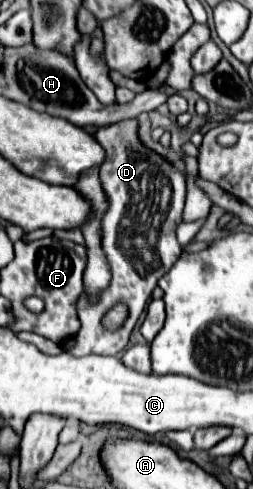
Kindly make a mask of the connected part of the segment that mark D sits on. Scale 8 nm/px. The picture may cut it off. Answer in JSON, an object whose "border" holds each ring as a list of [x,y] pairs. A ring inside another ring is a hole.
{"border":[[[128,119],[128,121],[120,121],[116,125],[110,125],[110,127],[100,127],[94,135],[94,139],[106,149],[106,159],[100,167],[100,177],[102,177],[104,191],[110,199],[110,209],[108,209],[106,217],[102,219],[102,247],[104,247],[104,253],[110,261],[114,281],[110,283],[110,289],[106,289],[106,293],[102,293],[100,305],[86,305],[86,295],[82,293],[82,297],[78,301],[78,317],[80,317],[82,329],[78,331],[76,345],[70,351],[76,357],[120,355],[124,351],[124,347],[128,345],[130,333],[132,333],[138,317],[142,315],[146,301],[152,295],[158,279],[178,261],[178,255],[180,255],[180,243],[176,239],[176,227],[182,221],[182,209],[184,209],[184,201],[186,201],[186,179],[168,161],[150,153],[140,143],[136,129],[138,129],[138,123],[134,119]],[[116,303],[126,303],[128,315],[126,315],[126,321],[118,329],[112,331],[112,329],[106,329],[102,325],[102,319]]]}

